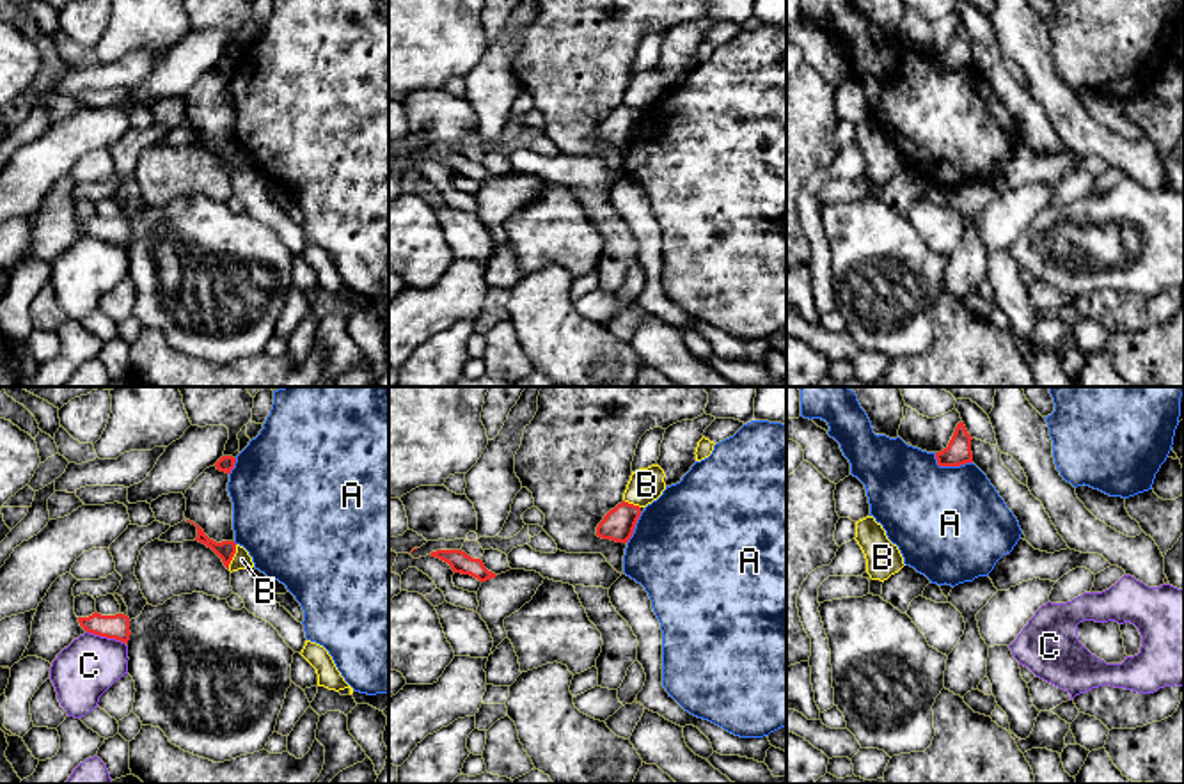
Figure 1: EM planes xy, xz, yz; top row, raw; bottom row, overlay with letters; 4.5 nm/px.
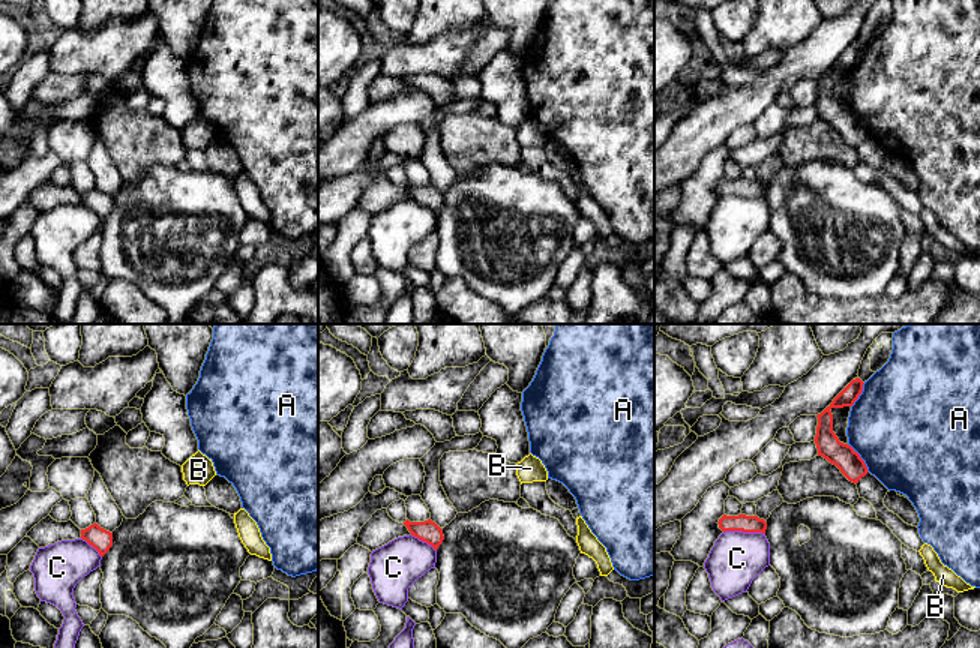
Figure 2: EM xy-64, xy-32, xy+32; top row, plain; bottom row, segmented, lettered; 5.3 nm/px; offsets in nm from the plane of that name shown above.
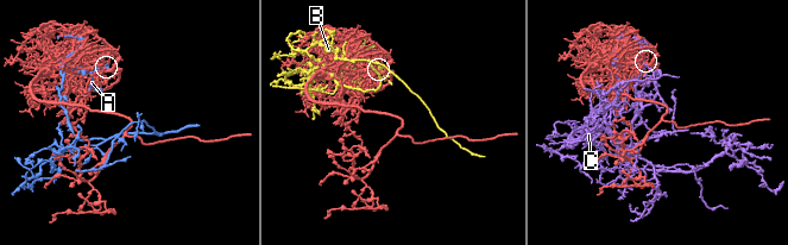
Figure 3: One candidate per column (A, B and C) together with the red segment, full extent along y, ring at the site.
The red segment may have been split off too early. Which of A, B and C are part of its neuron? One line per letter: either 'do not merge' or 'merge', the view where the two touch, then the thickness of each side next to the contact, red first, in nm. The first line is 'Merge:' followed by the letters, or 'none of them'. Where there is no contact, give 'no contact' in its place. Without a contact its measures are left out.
Merge: none of them
A: do not merge; contact in yz; calibres 120 and 500 nm
B: do not merge; contact in xy; calibres 90 and 80 nm
C: do not merge; contact in xy; calibres 110 and 280 nm

